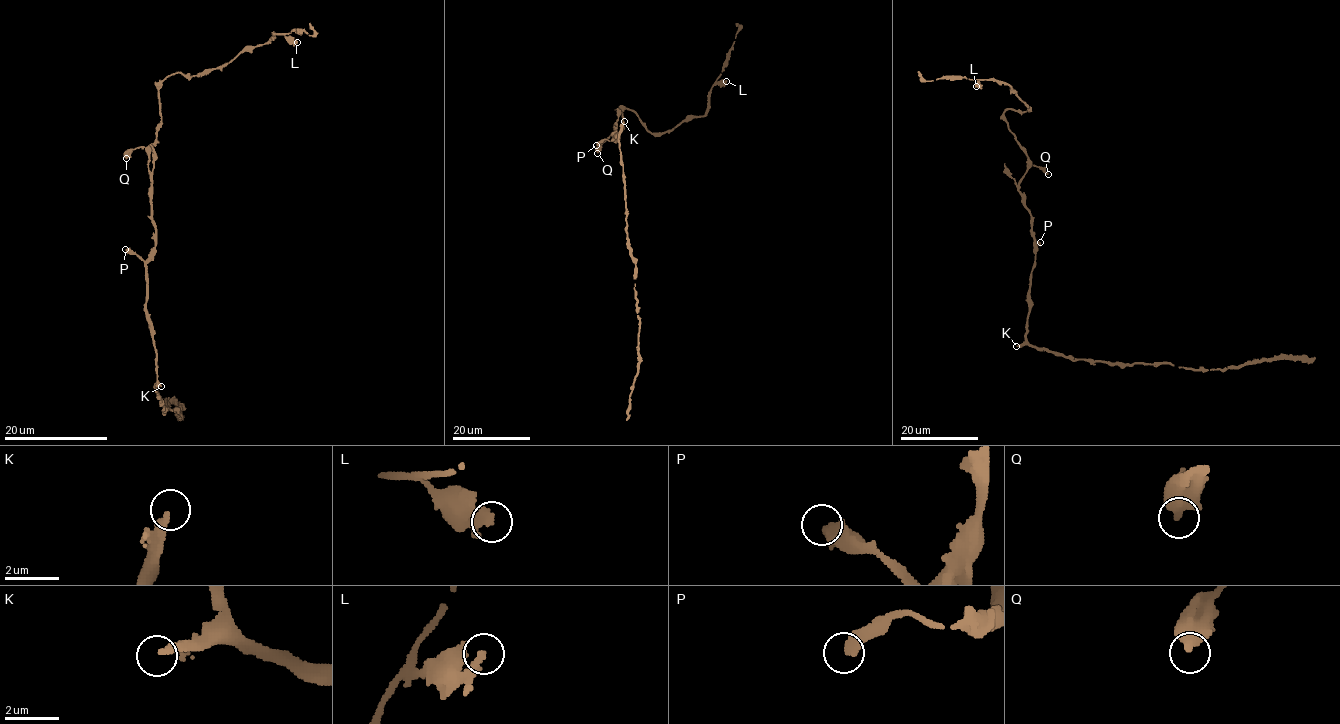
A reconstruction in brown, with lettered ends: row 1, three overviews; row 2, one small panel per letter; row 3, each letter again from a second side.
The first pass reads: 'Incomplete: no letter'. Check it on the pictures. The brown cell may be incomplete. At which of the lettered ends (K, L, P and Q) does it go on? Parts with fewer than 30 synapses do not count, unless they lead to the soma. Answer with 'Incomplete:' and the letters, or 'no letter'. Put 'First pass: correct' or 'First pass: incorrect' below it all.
Incomplete: K
First pass: incorrect

